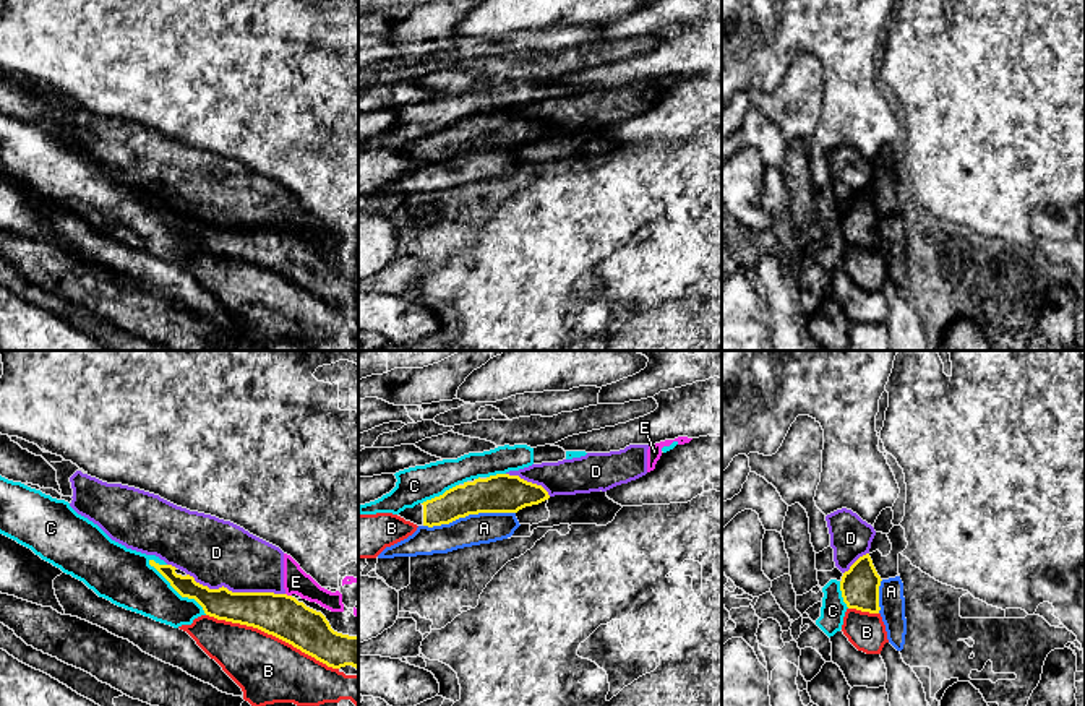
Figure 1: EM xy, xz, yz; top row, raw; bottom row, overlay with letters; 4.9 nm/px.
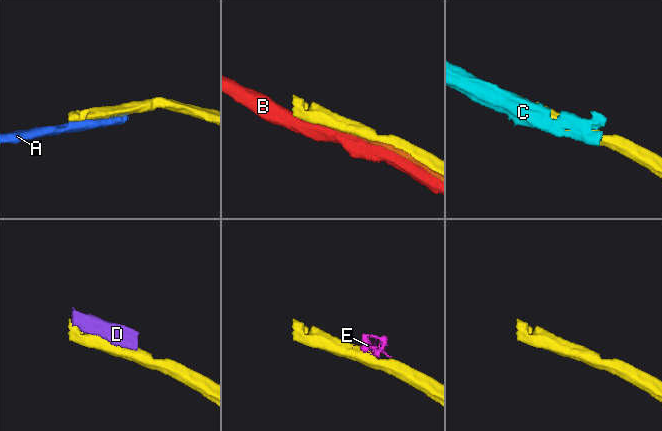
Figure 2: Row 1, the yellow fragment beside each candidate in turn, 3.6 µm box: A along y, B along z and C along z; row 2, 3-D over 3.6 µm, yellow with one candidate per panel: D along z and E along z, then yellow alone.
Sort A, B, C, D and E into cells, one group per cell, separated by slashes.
A / B / C E / D

